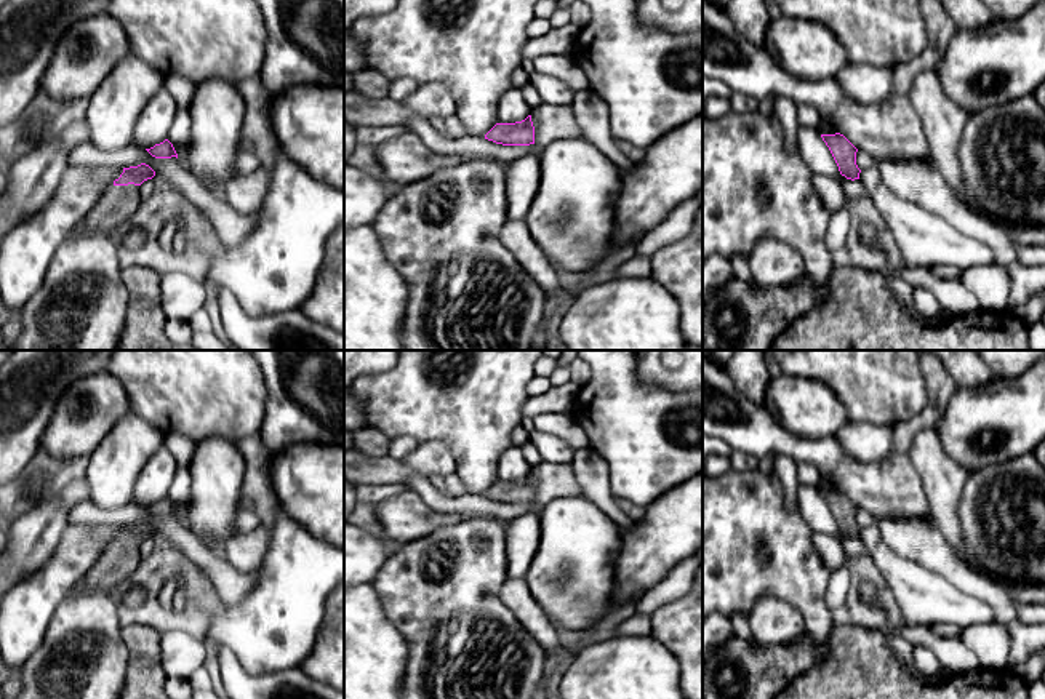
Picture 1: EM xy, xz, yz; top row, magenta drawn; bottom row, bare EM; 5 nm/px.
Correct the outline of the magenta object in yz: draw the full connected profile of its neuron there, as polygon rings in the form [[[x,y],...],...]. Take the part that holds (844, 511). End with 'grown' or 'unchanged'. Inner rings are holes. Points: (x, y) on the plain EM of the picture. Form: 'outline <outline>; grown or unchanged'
outline [[[840,491],[821,493],[821,496],[829,505],[840,533],[851,539],[859,537],[861,528],[856,523],[858,507]]]; unchanged

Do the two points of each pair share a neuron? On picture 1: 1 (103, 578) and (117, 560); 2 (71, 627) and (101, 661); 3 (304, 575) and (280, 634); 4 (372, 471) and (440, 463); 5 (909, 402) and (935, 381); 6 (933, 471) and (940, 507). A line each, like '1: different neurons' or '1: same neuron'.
1: same neuron
2: same neuron
3: same neuron
4: same neuron
5: different neurons
6: same neuron

